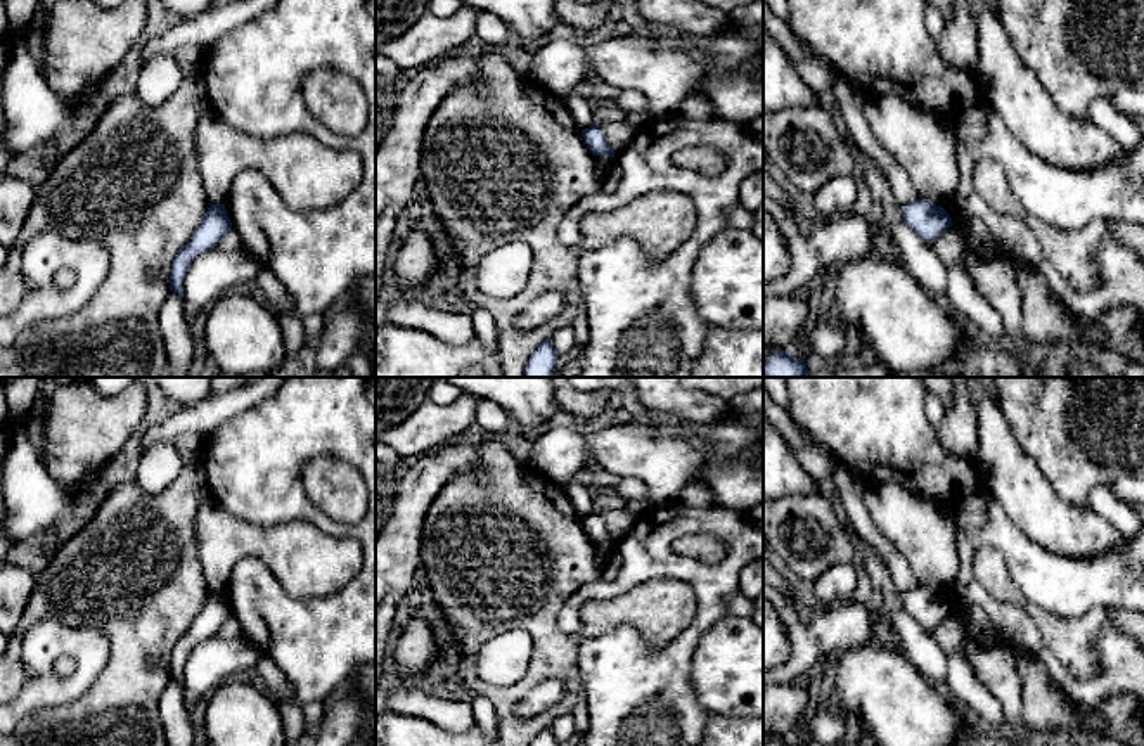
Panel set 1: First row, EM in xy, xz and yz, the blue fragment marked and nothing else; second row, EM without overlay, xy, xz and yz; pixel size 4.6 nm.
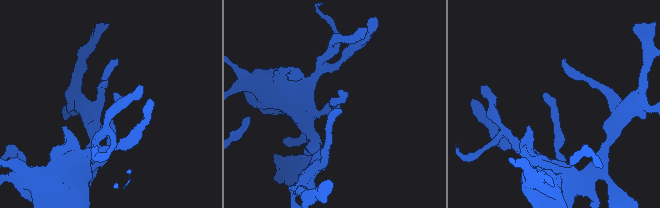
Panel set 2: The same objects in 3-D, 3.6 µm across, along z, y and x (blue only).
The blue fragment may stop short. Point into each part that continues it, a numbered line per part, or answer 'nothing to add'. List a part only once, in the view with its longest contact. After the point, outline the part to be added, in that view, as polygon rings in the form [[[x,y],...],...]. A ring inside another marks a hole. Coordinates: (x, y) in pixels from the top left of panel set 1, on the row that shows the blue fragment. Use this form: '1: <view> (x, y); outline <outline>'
nothing to add

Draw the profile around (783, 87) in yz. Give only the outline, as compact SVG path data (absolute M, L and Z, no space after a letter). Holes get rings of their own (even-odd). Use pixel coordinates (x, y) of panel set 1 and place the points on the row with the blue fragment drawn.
M763 24L763 111L810 107L819 104L815 92L800 78L781 45Z

